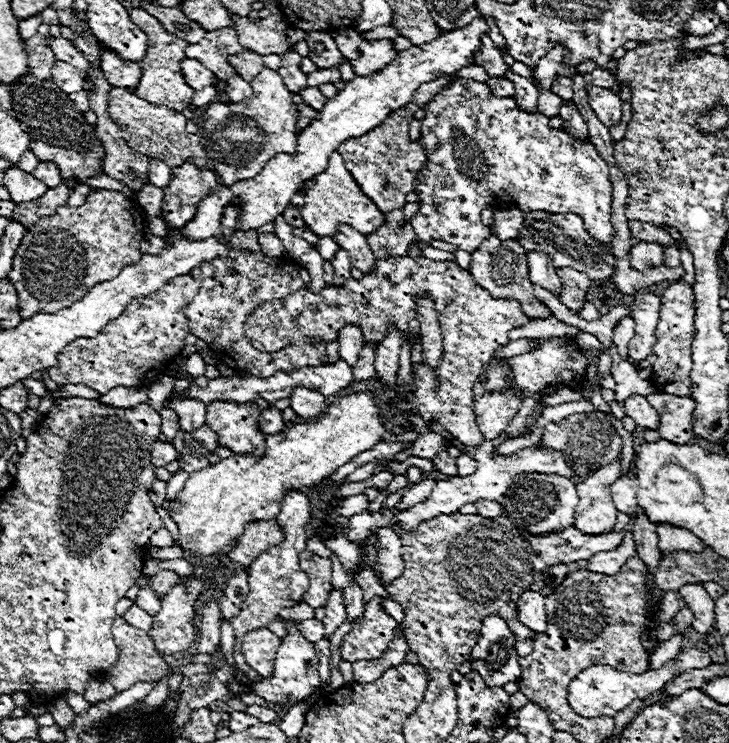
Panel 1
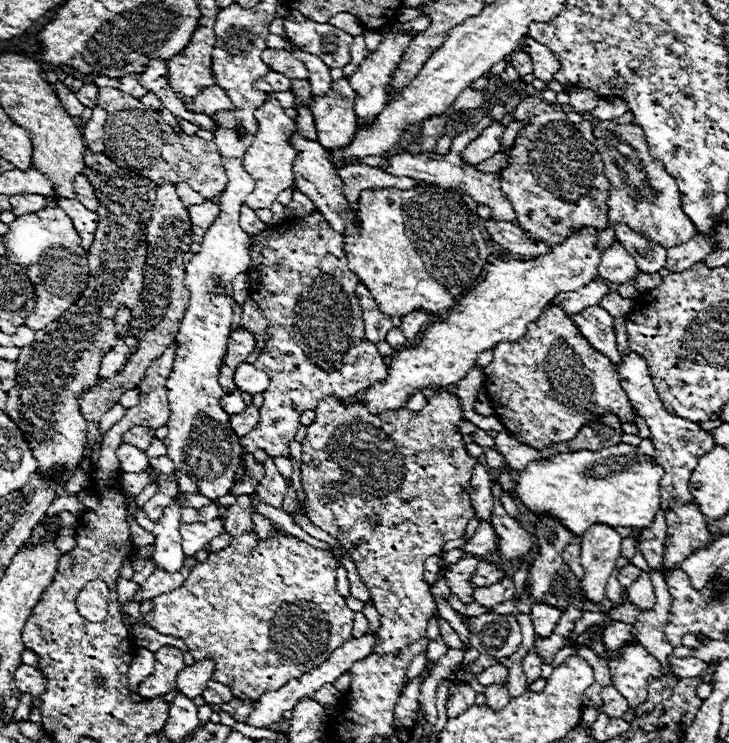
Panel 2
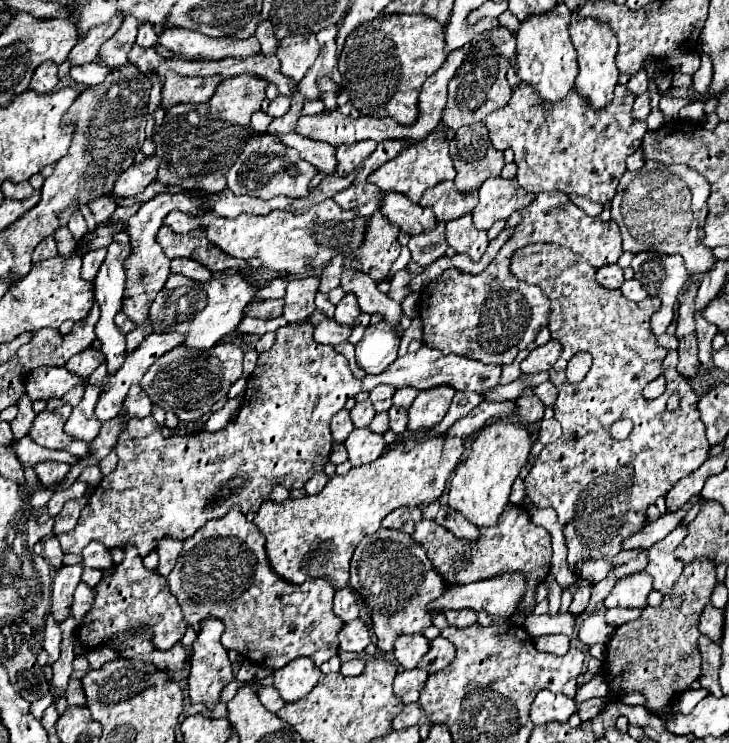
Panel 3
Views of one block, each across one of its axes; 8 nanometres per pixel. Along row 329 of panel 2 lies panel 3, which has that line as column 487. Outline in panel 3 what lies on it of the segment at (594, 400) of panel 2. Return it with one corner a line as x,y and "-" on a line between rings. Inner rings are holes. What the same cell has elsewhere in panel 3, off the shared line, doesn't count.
512,504
504,508
496,526
480,530
480,538
476,540
476,544
456,538
452,532
448,532
446,528
438,526
432,520
420,520
416,524
412,538
426,548
426,554
432,560
434,570
440,572
446,584
450,586
492,578
502,572
516,572
516,570
524,572
528,582
528,592
520,608
526,608
528,612
534,608
534,588
546,578
550,570
550,558
552,558
550,534
544,528
532,524
526,508
518,508

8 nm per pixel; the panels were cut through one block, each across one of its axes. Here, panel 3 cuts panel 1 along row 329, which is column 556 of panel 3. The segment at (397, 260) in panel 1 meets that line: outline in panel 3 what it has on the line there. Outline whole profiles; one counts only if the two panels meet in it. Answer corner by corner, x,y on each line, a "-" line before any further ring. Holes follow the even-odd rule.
532,244
520,248
512,256
510,270
520,270
520,276
526,282
544,286
544,294
550,298
548,330
552,334
552,340
558,340
562,344
560,358
550,368
550,382
558,388
554,418
562,424
562,436
554,444
544,446
538,460
524,478
524,484
526,496
536,508
550,506
558,512
558,522
562,524
568,546
568,568
574,570
578,562
616,556
622,550
622,540
642,530
646,508
654,504
658,496
666,494
672,484
694,472
708,458
710,444
706,440
706,430
696,408
698,396
694,388
678,370
662,372
660,368
660,362
664,360
668,350
658,348
656,336
650,330
650,316
660,310
658,296
648,296
646,300
632,302
626,300
618,290
602,288
602,284
598,284
594,278
596,268
592,268
582,256
558,244
-
582,350
592,354
592,368
582,382
570,384
564,374
566,364
576,352
-
658,374
666,376
666,392
656,400
646,400
642,396
642,390
648,382
658,378
-
674,392
680,394
682,402
678,410
668,412
666,400
-
622,418
630,418
634,422
634,428
626,440
614,440
610,436
610,428

